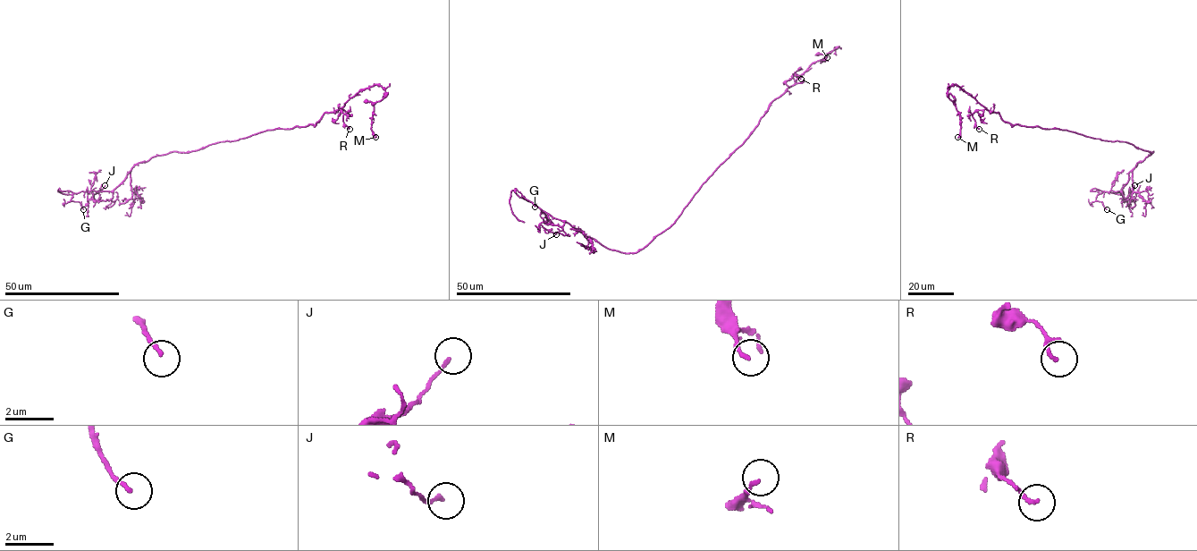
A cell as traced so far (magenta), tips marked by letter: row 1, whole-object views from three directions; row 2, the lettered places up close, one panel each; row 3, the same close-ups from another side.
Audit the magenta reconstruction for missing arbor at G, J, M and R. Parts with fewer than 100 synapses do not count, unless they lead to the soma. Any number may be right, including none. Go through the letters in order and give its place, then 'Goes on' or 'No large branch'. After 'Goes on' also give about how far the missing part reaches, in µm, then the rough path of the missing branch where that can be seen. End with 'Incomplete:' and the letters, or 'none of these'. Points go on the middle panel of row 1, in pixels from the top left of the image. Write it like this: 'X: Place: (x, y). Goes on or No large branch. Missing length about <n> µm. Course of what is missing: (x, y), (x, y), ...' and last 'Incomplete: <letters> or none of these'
G: Place: (535, 207). No large branch
J: Place: (556, 234). No large branch
M: Place: (827, 57). No large branch
R: Place: (801, 79). No large branch
Incomplete: none of these

